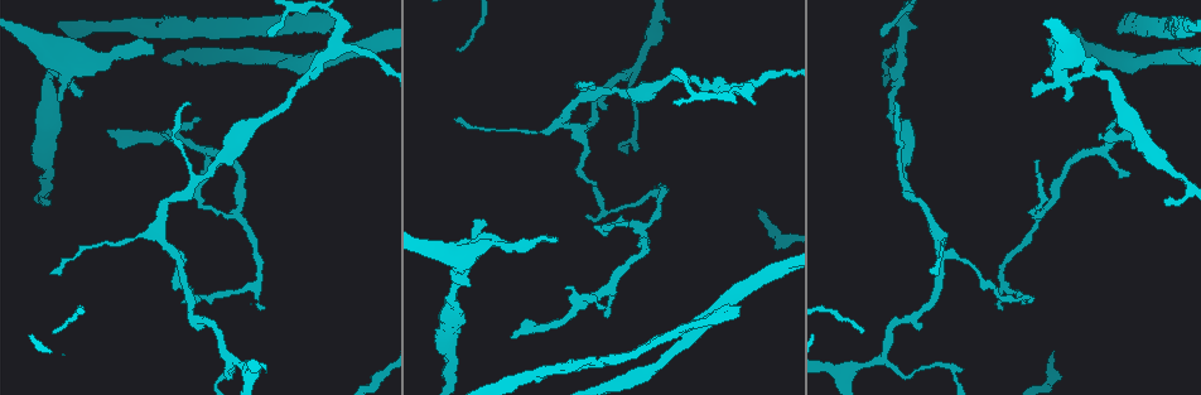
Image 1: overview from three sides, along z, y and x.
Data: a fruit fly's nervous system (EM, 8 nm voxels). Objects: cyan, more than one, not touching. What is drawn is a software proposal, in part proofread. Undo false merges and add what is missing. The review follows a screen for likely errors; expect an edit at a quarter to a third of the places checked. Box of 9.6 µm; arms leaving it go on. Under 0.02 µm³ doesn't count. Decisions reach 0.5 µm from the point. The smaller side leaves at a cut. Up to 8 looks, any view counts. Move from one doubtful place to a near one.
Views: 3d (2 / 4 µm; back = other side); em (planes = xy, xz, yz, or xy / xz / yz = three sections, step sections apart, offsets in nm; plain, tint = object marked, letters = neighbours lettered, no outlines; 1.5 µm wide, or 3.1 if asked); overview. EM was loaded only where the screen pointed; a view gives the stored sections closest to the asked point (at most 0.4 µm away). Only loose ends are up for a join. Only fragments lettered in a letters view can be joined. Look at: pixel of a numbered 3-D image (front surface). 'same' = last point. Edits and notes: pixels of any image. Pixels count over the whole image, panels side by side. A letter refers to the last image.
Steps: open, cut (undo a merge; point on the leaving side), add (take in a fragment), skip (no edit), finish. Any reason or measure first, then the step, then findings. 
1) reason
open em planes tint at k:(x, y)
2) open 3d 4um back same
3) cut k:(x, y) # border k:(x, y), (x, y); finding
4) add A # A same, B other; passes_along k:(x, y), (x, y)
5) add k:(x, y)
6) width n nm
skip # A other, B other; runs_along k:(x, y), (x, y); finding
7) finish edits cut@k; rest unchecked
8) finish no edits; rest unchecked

tapers out
open em planes letters at 1:(603, 309)

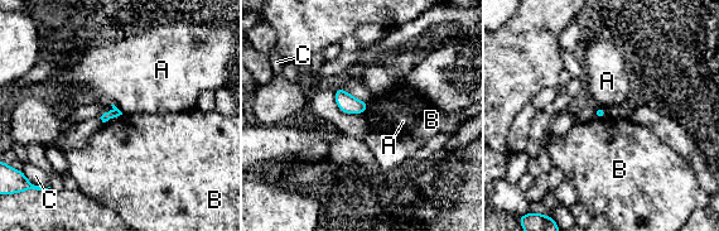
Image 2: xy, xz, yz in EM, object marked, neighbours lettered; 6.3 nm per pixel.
skip # A other, B other, C other; border 2:(111, 104), (122, 112); none of them fits

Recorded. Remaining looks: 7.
abrupt turn
open 3d 2um at 1:(197, 300)

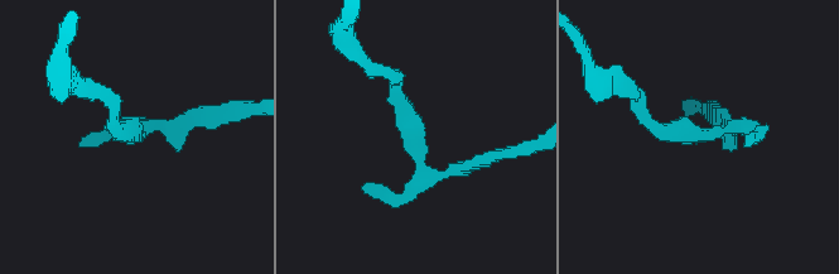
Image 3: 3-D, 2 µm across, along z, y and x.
open em planes letters at 3:(723, 132)

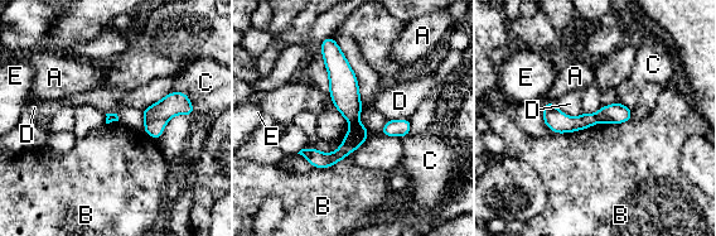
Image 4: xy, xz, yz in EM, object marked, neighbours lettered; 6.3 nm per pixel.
cut 4:(617, 112) # A other, B other, C other, D other, E other; border 4:(595, 115), (598, 121); two neurons meet here

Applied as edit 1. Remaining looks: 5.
an open end
open 3d 2um at 1:(1120, 25)

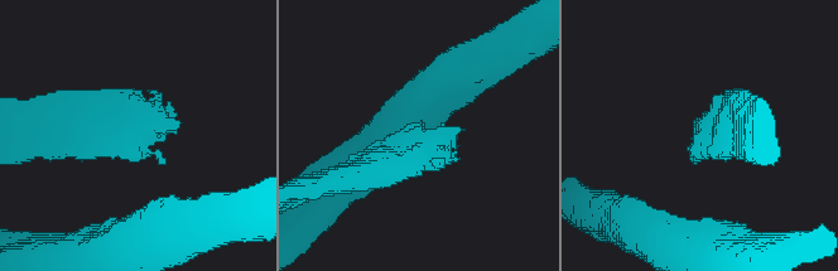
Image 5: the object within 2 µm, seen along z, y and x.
now the EM
open em planes plain at 5:(173, 133)

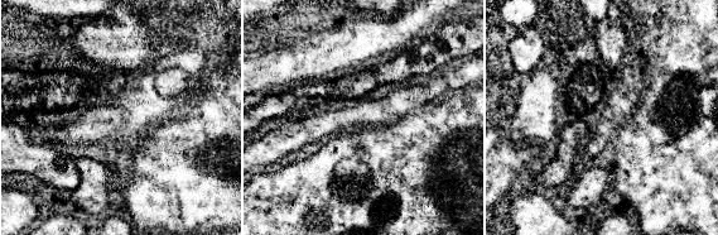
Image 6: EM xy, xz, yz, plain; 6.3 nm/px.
see the neighbours
open em planes letters same

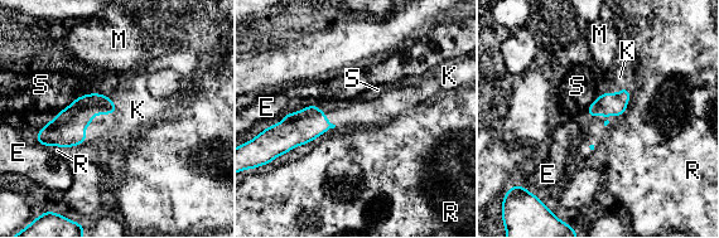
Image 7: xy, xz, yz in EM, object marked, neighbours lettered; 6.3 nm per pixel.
add K # E other, K same, M other, R other, S other; passes_along 7:(608, 103), (618, 93), (619, 77); it goes on there

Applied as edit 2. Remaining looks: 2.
finish edits cut@4, add@7; rest unchecked

